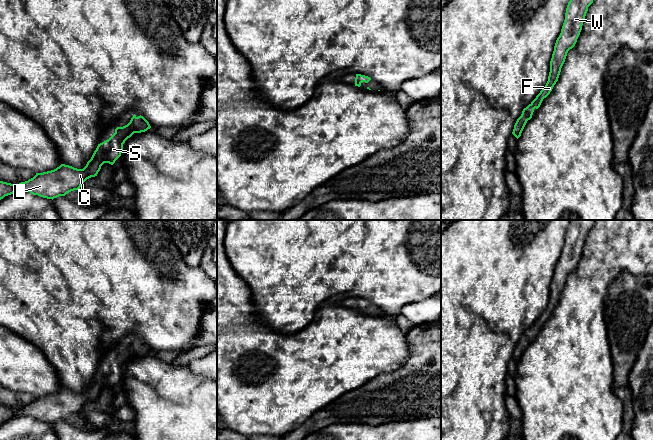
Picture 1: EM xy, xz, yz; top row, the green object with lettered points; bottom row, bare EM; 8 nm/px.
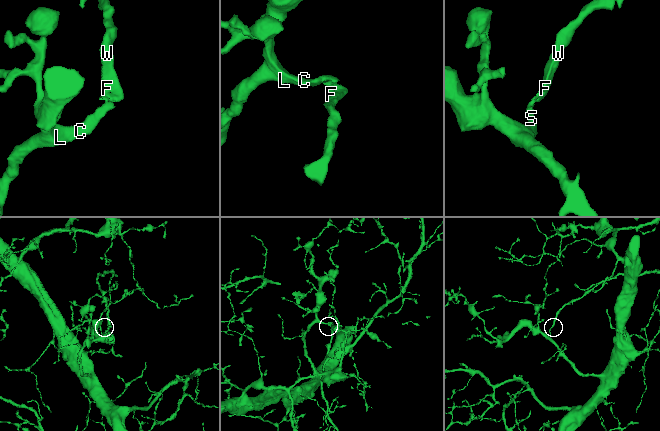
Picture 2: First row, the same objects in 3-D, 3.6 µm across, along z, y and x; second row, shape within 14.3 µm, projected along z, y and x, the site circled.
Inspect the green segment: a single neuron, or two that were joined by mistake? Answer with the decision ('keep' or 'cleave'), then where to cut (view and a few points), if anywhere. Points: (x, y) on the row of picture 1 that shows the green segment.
keep; cut none

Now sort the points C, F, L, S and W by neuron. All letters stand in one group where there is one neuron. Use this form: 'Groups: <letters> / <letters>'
Groups: C F L S W

